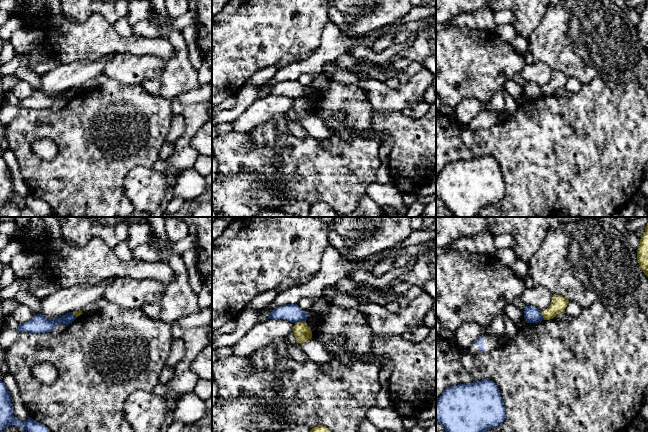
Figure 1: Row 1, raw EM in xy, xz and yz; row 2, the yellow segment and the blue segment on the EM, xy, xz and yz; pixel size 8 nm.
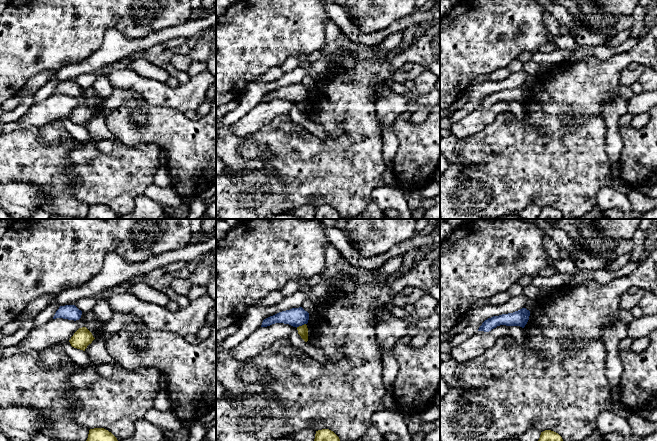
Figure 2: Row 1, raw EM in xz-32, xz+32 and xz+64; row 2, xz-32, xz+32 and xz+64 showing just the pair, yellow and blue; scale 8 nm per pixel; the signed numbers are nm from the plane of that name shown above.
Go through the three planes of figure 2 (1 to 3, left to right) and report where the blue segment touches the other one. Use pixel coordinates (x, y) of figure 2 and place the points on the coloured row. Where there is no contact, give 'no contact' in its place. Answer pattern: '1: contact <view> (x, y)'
1: no contact
2: contact xz+32 (300, 326)
3: no contact

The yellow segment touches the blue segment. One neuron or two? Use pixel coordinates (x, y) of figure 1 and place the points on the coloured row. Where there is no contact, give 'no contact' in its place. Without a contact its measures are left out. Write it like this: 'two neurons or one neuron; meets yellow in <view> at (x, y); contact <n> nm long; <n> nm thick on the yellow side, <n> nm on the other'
two neurons; meets yellow in xz at (301, 321); contact 90 nm long; 140 nm thick on the yellow side, 140 nm on the other

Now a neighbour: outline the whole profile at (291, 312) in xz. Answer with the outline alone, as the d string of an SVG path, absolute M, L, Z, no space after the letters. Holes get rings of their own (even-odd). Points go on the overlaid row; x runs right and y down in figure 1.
M287 304L272 310L266 320L268 319L283 319L297 323L305 321L307 319L307 313L297 304Z

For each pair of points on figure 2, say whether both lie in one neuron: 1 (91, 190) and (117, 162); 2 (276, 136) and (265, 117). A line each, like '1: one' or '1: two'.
1: one
2: two

